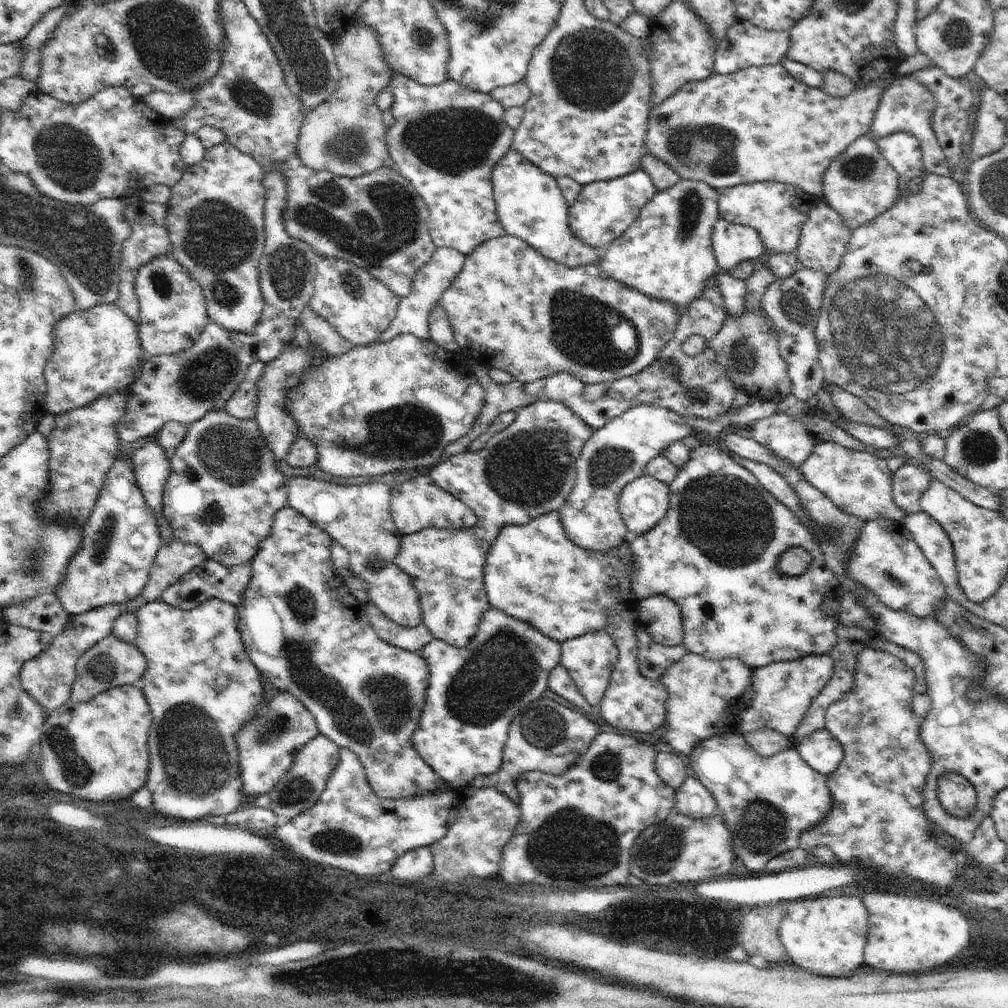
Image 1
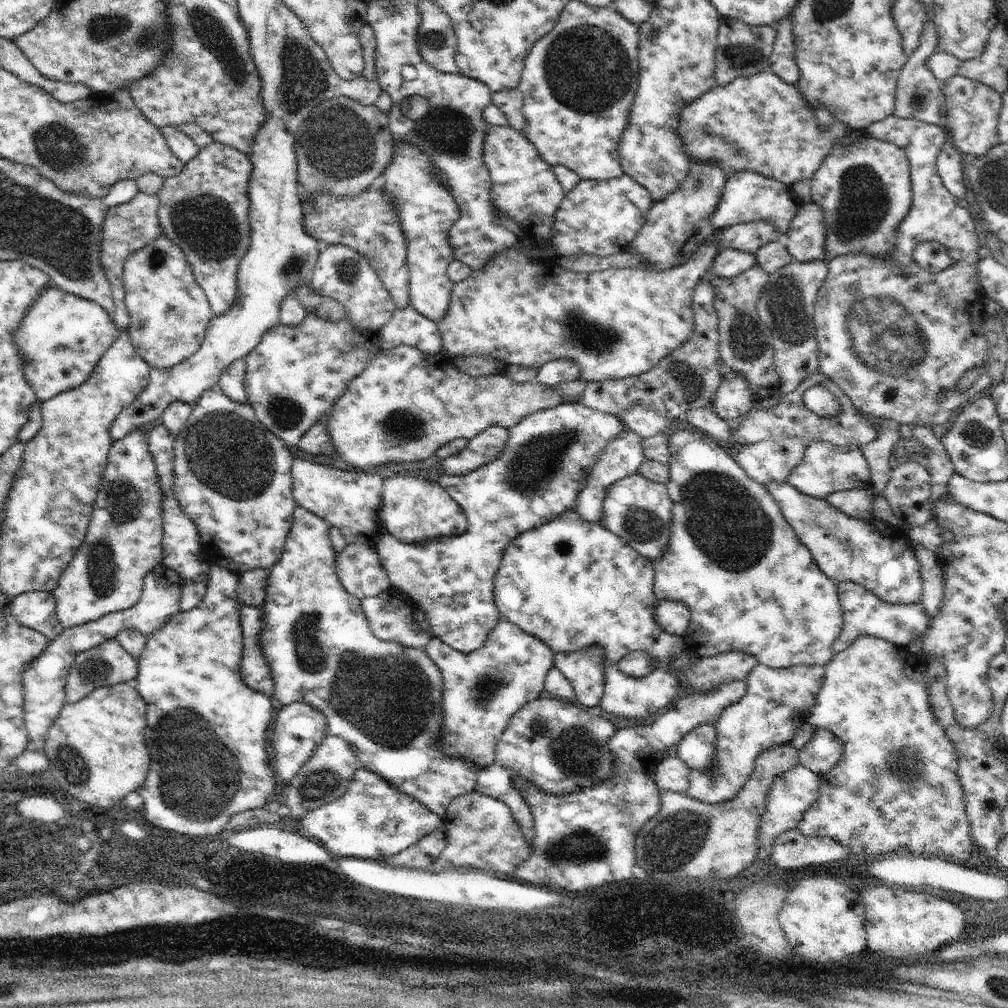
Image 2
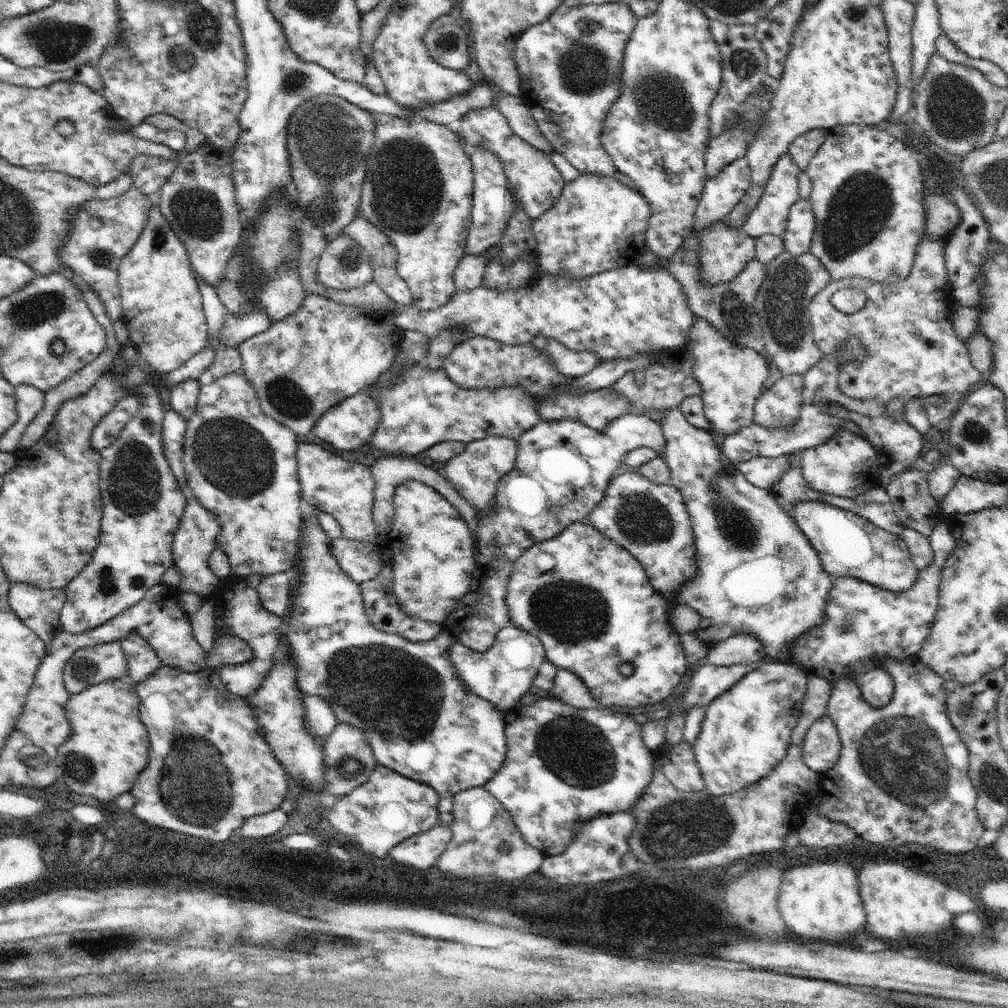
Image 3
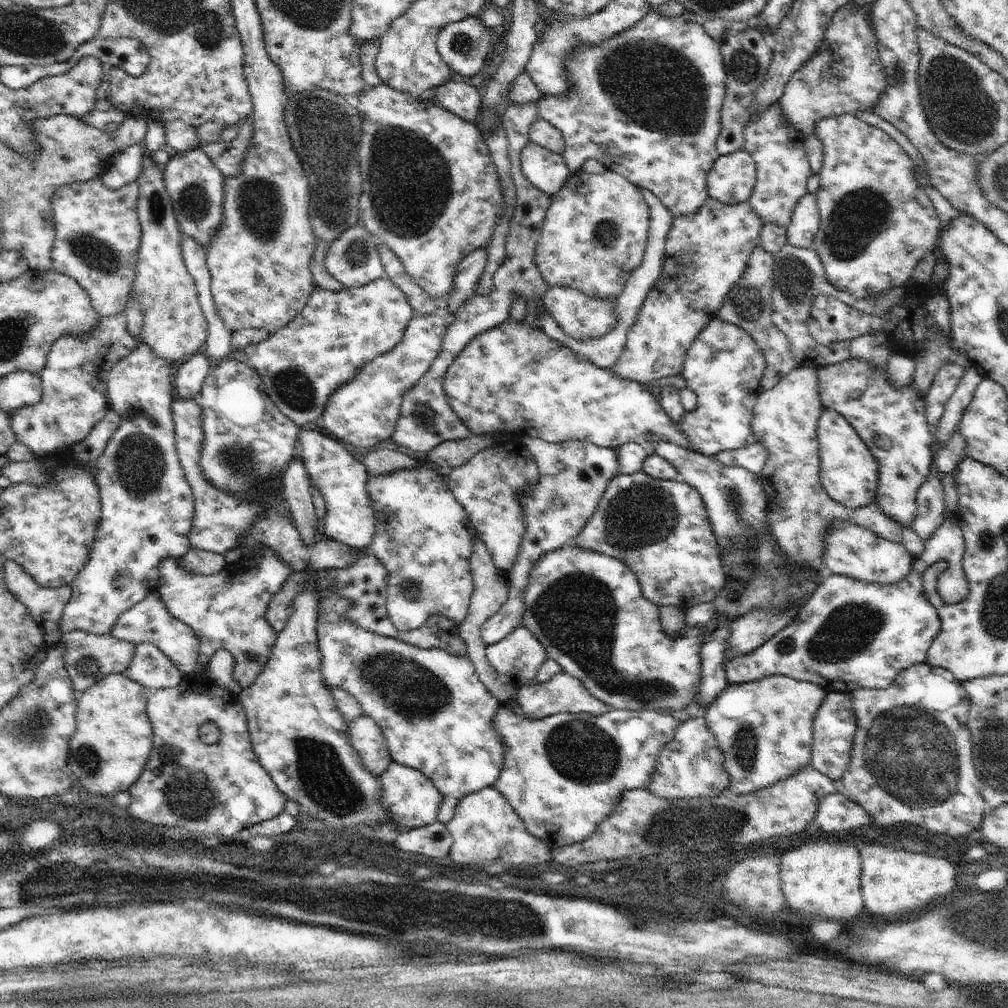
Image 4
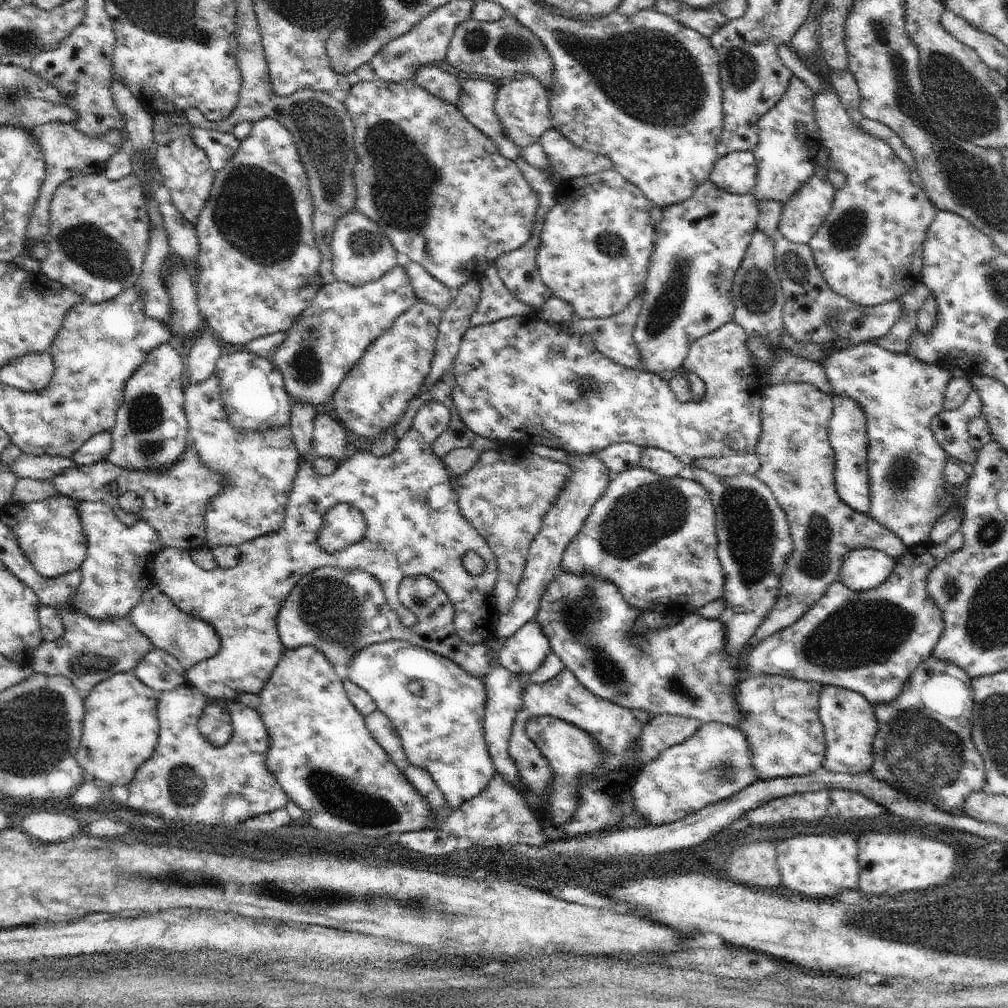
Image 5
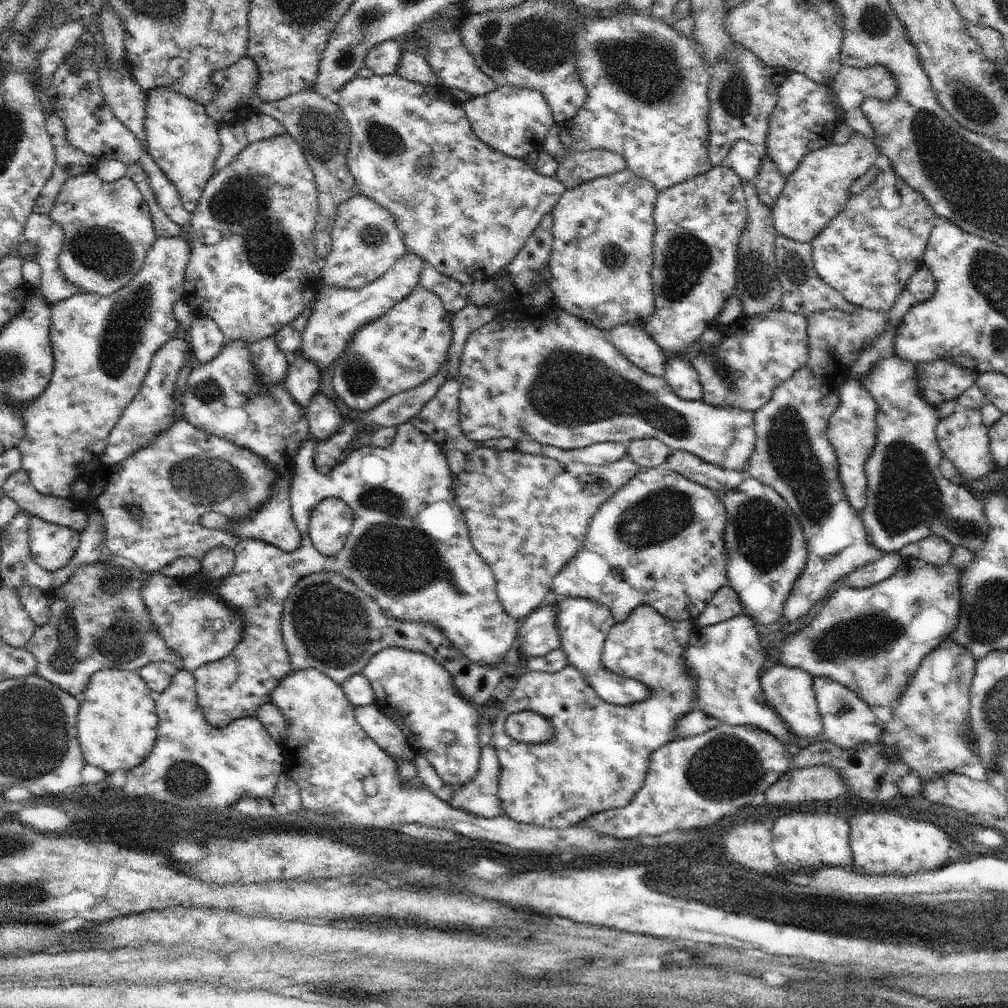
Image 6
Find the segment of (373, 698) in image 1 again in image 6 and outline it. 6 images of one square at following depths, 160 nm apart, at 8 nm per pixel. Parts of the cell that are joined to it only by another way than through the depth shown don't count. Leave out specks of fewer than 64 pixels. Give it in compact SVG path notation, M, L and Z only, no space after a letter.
M386 647L361 670L371 682L375 703L404 733L409 746L432 765L445 783L458 789L476 776L481 746L477 708L457 693L452 675L420 651Z

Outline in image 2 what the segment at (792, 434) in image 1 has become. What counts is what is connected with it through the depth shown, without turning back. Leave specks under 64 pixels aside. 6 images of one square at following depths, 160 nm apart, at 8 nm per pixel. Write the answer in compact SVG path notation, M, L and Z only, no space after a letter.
M799 439L758 441L736 449L733 457L750 478L766 486L771 482L786 483L790 472L802 462L805 450Z

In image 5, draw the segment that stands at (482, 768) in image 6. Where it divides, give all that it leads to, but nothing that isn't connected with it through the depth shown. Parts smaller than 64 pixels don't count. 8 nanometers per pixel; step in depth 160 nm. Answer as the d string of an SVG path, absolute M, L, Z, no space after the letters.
M497 770L480 794L463 802L453 810L441 825L442 828L458 838L466 836L473 842L473 846L485 848L486 851L498 846L512 846L514 844L529 844L530 846L543 846L550 838L545 834L539 820L526 806L522 795L505 781Z

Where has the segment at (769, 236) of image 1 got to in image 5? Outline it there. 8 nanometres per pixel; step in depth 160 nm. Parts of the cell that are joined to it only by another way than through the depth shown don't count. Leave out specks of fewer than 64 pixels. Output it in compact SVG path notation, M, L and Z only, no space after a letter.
M732 151L714 165L708 180L729 193L753 192L758 165L753 151Z

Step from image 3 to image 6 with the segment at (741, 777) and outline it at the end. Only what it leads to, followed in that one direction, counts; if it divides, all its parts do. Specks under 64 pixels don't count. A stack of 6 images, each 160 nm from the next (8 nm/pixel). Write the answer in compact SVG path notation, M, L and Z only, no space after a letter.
M778 663L770 669L764 670L760 679L765 700L783 718L793 737L803 742L803 748L814 741L822 740L823 722L815 697L813 676L800 667L789 667Z

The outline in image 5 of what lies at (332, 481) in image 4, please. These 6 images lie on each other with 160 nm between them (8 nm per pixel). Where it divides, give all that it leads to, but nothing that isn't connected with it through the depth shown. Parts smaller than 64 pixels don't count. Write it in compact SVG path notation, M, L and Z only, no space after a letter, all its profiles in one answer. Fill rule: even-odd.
M330 411L317 414L313 420L313 450L317 456L331 456L337 464L344 462L351 454L346 441L344 424L336 417L330 417ZM338 503L325 512L317 545L326 553L334 554L356 544L365 533L367 522L353 504Z

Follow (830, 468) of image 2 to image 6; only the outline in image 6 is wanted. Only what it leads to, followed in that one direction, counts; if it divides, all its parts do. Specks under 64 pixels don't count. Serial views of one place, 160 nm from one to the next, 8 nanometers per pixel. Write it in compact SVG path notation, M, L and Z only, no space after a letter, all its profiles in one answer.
M855 378L844 379L840 386L839 403L830 415L827 435L839 462L839 477L850 504L860 515L867 503L867 474L865 464L877 443L878 405L872 393Z

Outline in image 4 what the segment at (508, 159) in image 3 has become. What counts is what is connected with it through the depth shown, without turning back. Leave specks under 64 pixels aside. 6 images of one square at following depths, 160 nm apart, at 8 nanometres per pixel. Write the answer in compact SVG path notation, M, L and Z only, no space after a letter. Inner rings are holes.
M448 80L438 88L426 90L421 97L434 98L445 110L472 124L475 124L481 112L482 96L477 88L466 82ZM528 142L520 152L520 164L528 182L548 196L558 193L572 176L562 155L532 142Z

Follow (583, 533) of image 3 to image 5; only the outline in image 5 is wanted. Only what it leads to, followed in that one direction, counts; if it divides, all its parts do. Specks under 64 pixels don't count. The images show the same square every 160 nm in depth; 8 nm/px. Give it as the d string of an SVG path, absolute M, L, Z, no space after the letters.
M559 573L541 597L536 620L551 644L551 650L593 695L629 709L645 710L652 715L682 715L701 723L718 721L738 727L743 718L735 695L745 655L731 657L725 651L725 624L708 620L698 613L687 616L676 626L635 634L635 622L642 611L629 605L619 588L593 575Z

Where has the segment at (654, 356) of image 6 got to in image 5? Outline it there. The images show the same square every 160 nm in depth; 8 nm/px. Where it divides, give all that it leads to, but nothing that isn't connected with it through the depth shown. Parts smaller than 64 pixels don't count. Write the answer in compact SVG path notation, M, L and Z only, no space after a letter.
M643 292L616 316L605 319L575 320L567 327L571 333L588 333L594 346L604 356L631 369L642 369L642 357L633 339Z

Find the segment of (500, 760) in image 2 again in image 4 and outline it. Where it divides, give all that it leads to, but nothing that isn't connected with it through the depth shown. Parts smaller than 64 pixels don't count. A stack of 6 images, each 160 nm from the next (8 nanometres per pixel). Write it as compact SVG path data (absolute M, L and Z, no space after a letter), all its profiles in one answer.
M510 700L509 702L502 703L494 719L494 729L502 736L502 740L504 740L504 763L498 781L492 784L492 786L508 800L508 804L514 808L514 812L524 822L524 828L528 830L528 834L546 843L550 851L554 850L554 848L572 846L572 844L584 842L586 838L590 838L596 832L596 828L600 828L600 824L603 824L604 820L612 814L612 810L616 808L616 804L620 802L620 798L623 797L624 793L648 787L648 784L652 780L652 774L655 772L656 762L659 760L660 750L663 750L664 746L674 738L678 726L682 724L680 720L676 720L676 718L658 711L631 712L621 709L610 710L606 714L602 714L602 716L559 713L542 718L541 720L531 720L523 716L517 709L515 702Z

